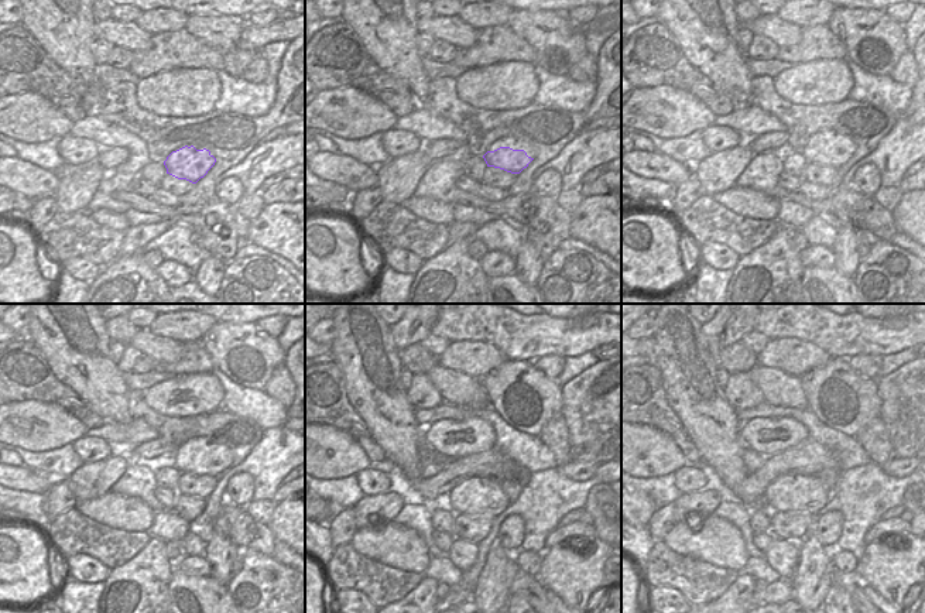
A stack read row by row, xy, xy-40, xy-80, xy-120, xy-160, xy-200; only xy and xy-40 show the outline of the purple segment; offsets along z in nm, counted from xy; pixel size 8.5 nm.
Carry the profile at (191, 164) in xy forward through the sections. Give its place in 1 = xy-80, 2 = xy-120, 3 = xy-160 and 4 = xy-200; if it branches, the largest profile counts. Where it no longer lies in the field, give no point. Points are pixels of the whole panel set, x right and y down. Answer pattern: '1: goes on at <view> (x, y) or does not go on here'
1: goes on at xy-80 (822, 156)
2: goes on at xy-120 (165, 479)
3: goes on at xy-160 (475, 495)
4: goes on at xy-200 (790, 493)

